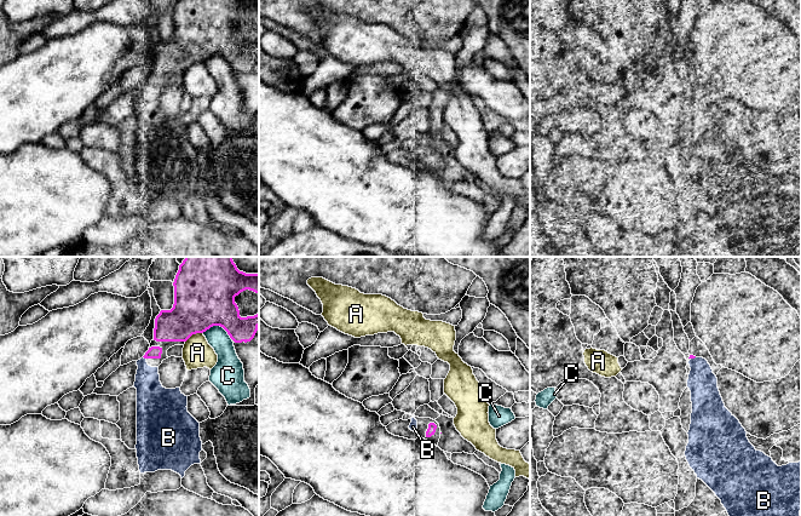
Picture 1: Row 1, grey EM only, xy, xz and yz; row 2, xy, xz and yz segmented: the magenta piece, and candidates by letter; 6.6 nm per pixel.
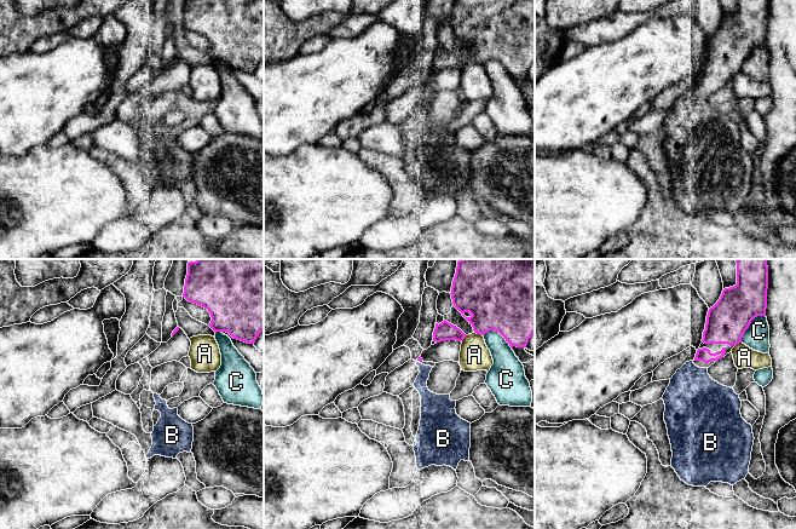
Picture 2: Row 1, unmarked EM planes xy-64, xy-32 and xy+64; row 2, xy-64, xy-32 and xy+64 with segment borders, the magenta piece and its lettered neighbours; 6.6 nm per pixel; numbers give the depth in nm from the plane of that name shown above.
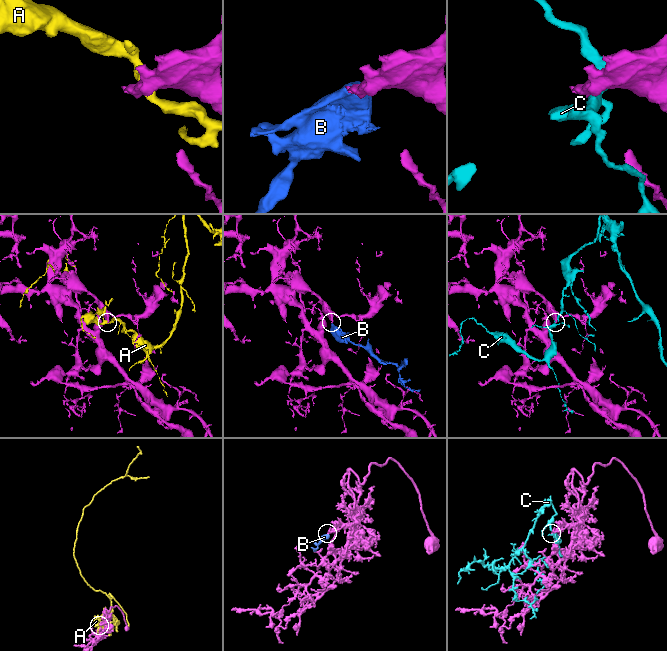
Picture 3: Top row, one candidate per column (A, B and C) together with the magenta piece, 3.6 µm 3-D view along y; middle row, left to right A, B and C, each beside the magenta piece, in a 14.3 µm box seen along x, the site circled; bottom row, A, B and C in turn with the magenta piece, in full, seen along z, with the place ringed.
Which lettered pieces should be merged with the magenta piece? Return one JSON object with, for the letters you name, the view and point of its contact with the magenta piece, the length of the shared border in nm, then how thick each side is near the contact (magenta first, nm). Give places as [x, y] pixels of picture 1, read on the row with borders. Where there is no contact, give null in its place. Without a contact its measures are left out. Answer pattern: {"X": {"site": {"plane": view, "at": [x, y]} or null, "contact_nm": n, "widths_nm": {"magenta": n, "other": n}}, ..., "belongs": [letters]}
{"B": {"site": {"plane": "xy", "at": [144, 357]}, "contact_nm": 30, "widths_nm": {"magenta": 80, "other": 190}}, "belongs": ["B"]}

